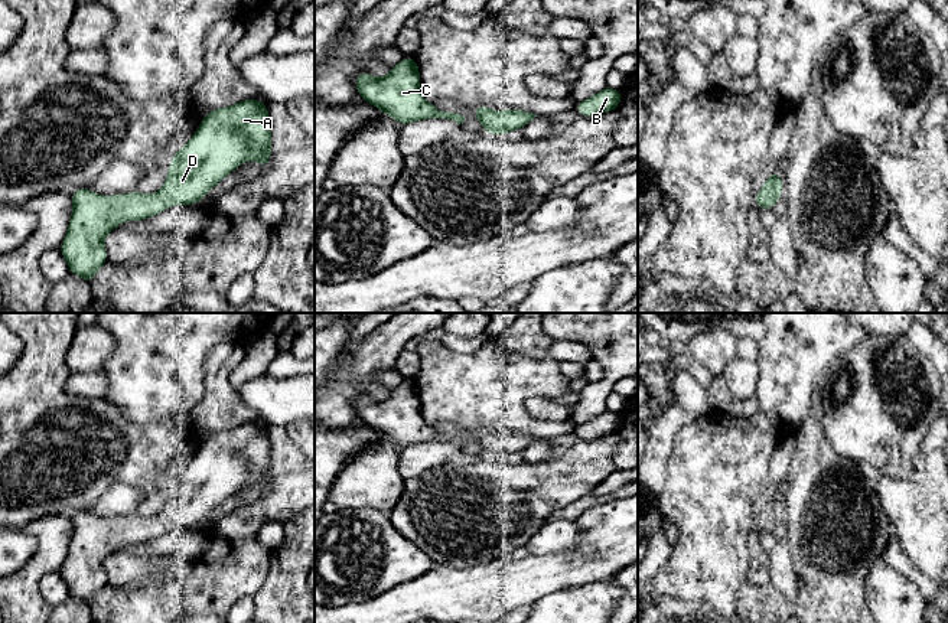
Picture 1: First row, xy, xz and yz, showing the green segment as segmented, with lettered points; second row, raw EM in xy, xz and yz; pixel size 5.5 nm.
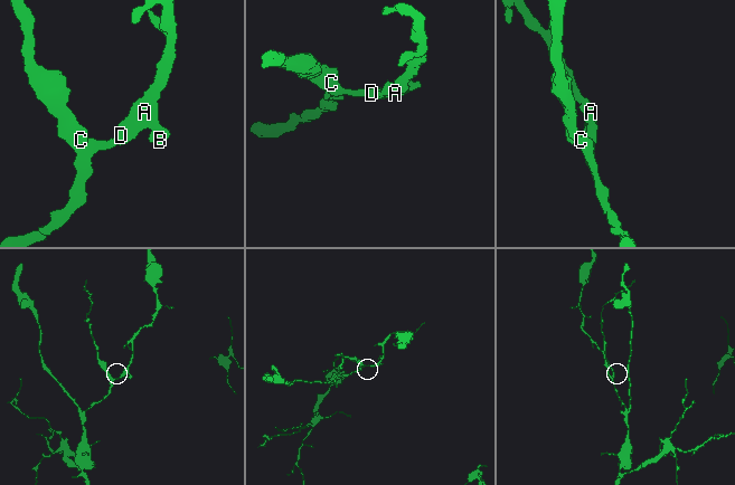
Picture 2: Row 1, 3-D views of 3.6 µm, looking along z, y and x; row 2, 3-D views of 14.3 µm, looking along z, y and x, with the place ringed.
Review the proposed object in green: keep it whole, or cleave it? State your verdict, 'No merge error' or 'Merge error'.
No merge error

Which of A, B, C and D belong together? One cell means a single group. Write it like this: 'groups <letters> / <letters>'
groups A B C D

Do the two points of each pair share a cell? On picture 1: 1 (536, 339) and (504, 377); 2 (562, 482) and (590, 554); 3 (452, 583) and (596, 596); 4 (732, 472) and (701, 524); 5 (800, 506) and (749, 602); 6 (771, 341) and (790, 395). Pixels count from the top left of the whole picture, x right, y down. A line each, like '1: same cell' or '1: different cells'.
1: different cells
2: different cells
3: different cells
4: same cell
5: same cell
6: same cell

